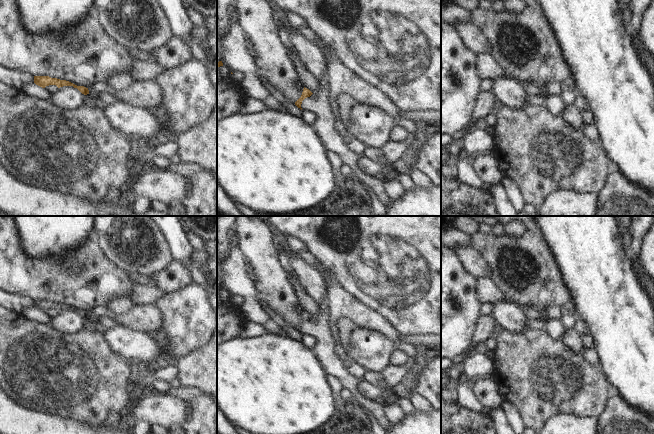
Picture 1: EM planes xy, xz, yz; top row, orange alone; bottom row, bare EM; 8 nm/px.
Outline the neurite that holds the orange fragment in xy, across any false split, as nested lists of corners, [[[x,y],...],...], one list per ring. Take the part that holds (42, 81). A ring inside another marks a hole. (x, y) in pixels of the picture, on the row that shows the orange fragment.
[[[34,76],[34,83],[42,88],[45,88],[49,85],[56,85],[58,88],[63,86],[73,86],[84,95],[87,95],[90,92],[97,94],[99,92],[105,91],[108,87],[106,82],[95,82],[90,88],[86,88],[84,86],[77,86],[66,80],[51,78],[49,76]]]

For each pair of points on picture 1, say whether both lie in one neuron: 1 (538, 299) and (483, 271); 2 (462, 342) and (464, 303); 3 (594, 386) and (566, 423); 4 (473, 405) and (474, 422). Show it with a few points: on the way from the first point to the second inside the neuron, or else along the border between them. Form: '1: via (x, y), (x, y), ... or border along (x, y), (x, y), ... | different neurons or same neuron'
1: border along (480, 254), (489, 266), (490, 277) | different neurons
2: via (462, 332), (462, 313) | same neuron
3: border along (595, 418), (555, 414), (549, 419) | different neurons
4: border along (457, 402), (468, 409), (484, 412), (489, 416) | different neurons

